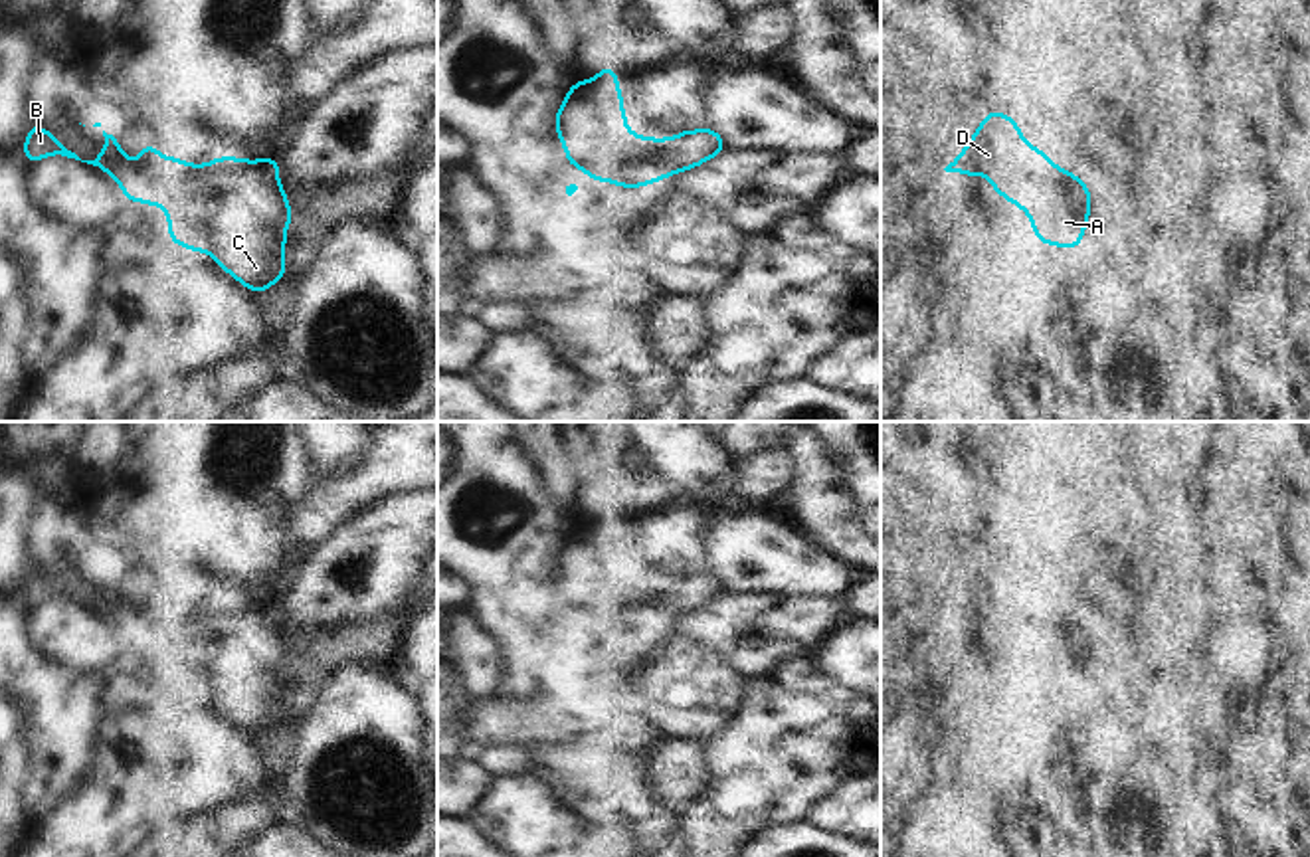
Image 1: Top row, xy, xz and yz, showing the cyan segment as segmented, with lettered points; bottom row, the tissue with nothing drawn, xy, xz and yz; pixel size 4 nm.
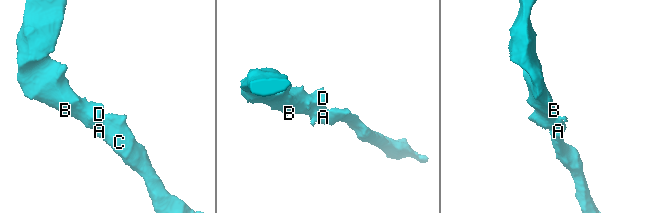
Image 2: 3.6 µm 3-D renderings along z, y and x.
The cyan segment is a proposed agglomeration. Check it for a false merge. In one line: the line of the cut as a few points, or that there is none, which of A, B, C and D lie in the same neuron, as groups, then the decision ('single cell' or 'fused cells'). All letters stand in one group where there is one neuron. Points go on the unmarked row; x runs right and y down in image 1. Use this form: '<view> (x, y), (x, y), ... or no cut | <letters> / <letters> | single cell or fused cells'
no cut | A B C D | single cell

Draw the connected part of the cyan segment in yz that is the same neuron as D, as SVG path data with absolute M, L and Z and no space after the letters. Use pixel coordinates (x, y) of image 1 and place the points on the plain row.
M989 554L944 614L985 618L1001 641L1027 655L1039 685L1080 691L1090 661L1090 631L1029 588L1009 558Z

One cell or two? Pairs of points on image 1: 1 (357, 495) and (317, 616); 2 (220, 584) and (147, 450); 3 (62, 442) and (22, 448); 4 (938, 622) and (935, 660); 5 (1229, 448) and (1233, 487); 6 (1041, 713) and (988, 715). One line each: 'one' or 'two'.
1: two
2: one
3: one
4: one
5: two
6: one

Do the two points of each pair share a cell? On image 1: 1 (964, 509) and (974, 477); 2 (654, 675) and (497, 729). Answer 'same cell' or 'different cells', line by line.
1: same cell
2: different cells

